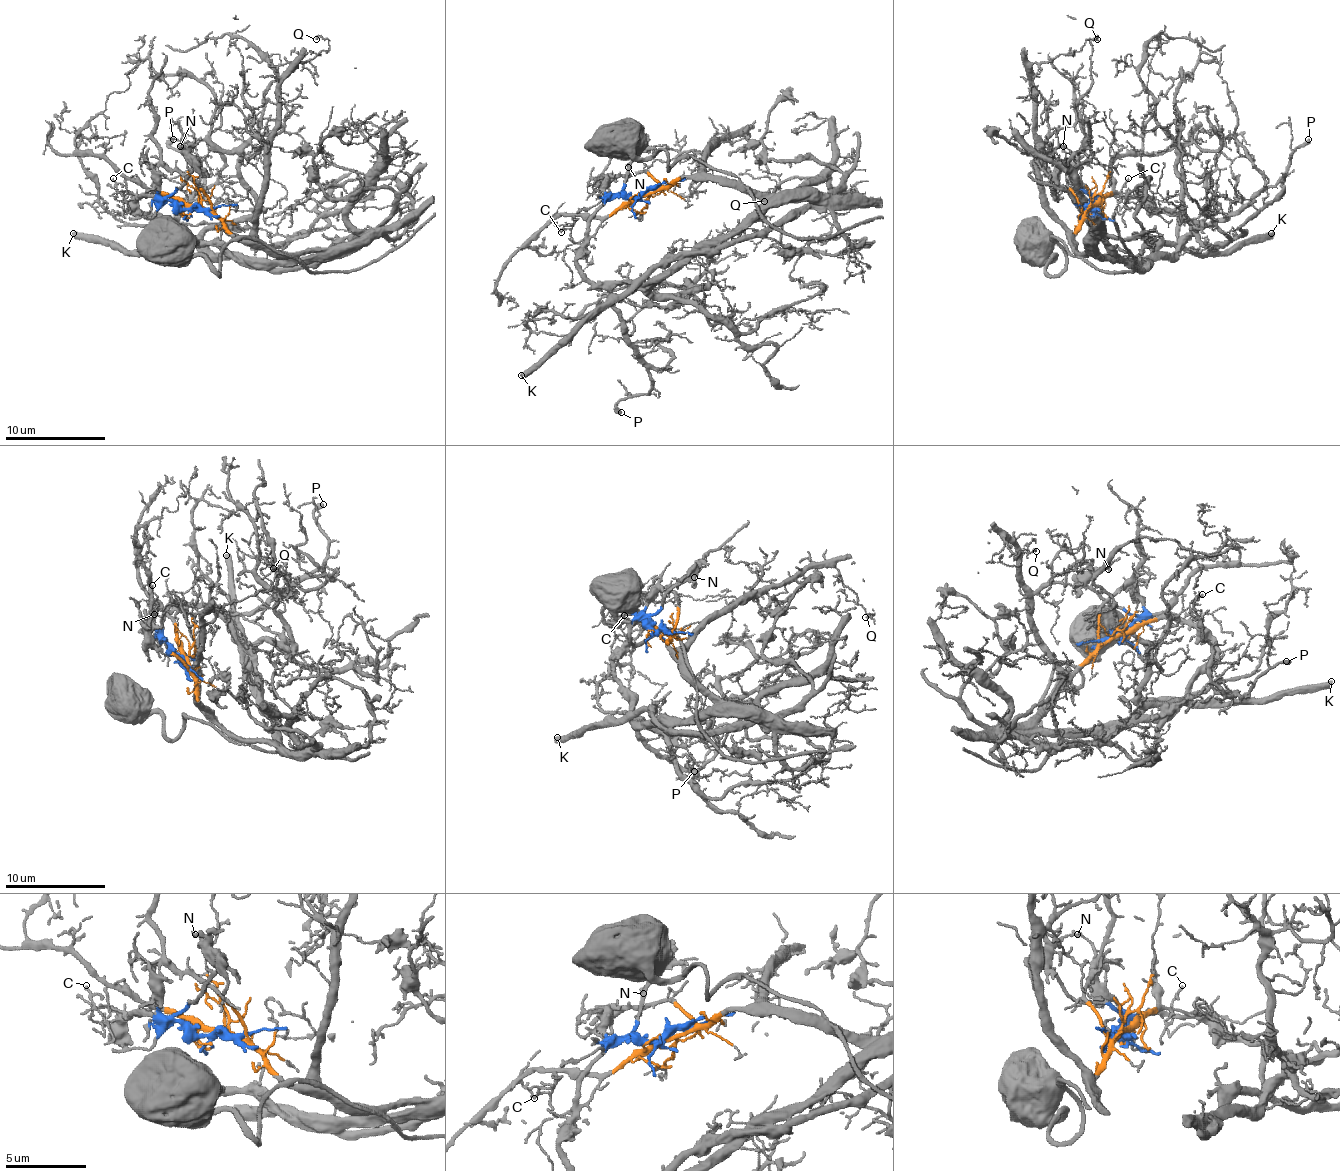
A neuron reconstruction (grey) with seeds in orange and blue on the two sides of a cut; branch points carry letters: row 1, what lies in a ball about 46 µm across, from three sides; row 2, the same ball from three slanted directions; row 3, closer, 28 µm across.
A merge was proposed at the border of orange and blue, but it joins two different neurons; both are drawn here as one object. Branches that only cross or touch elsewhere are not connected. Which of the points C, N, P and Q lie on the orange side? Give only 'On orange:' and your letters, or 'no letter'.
On orange: C, P, Q

